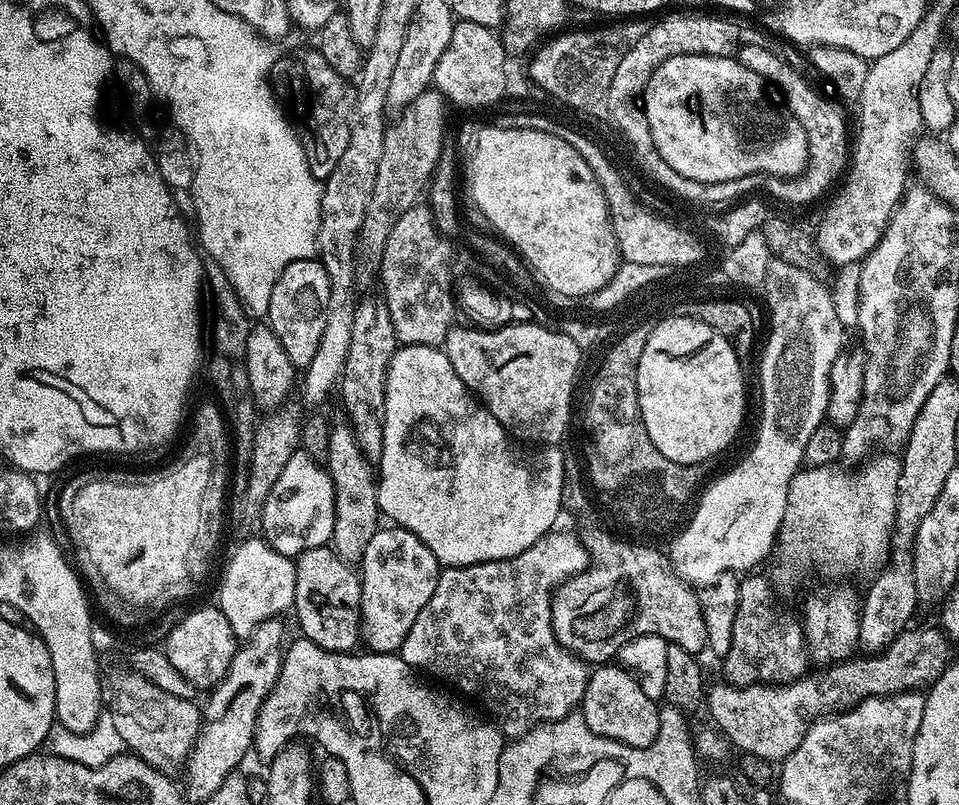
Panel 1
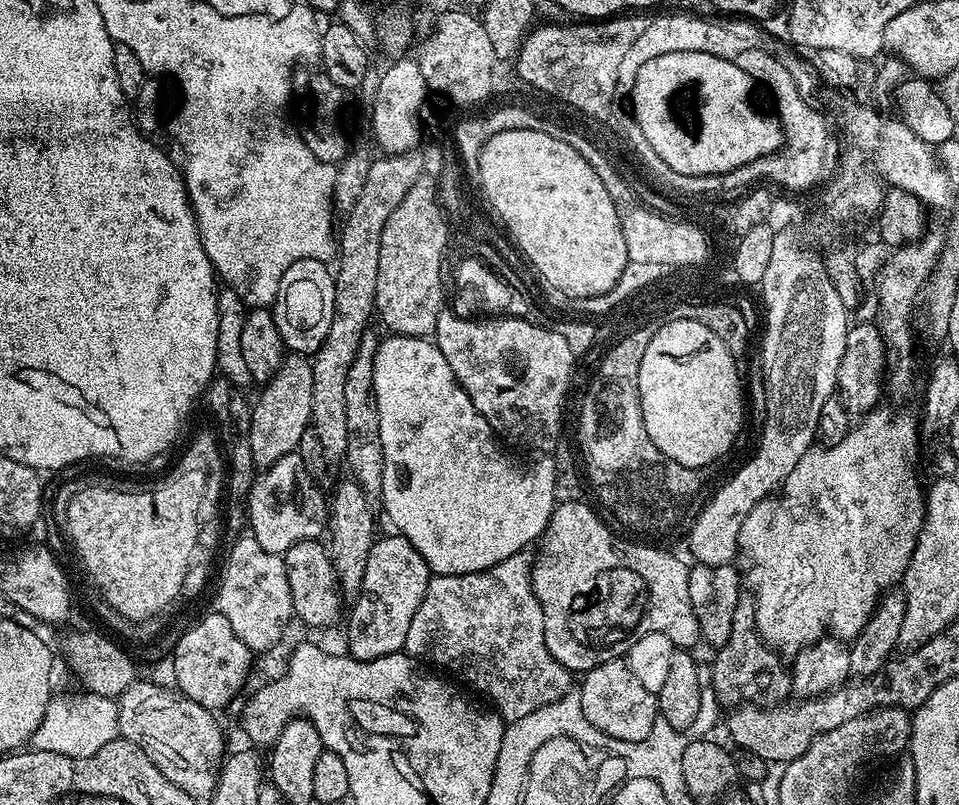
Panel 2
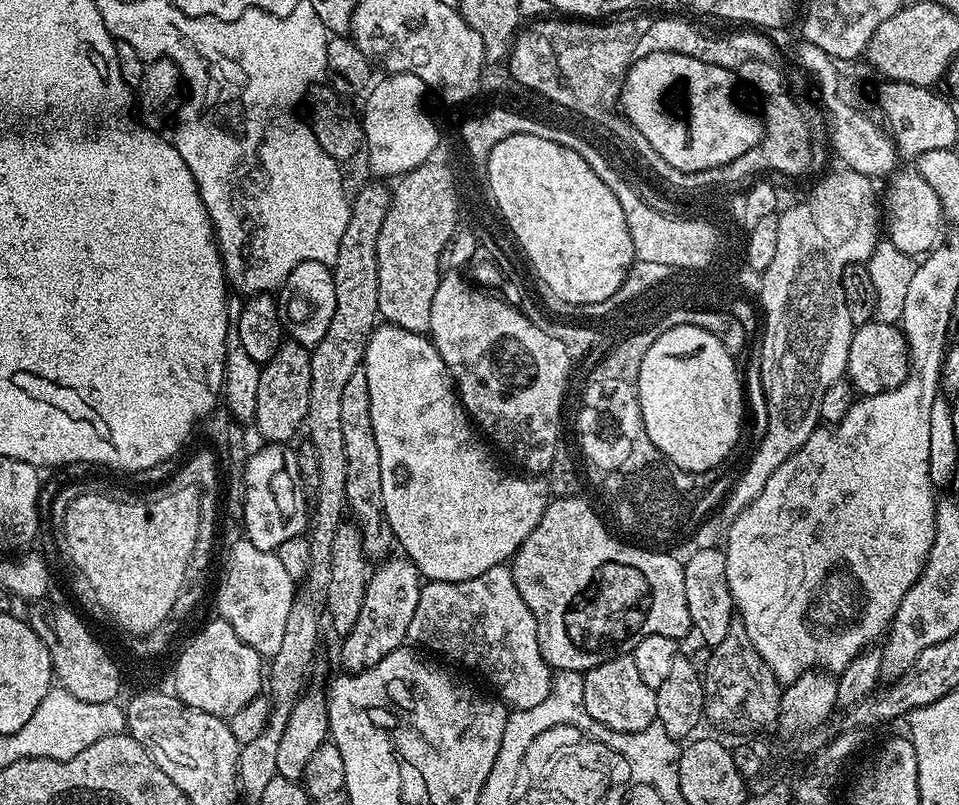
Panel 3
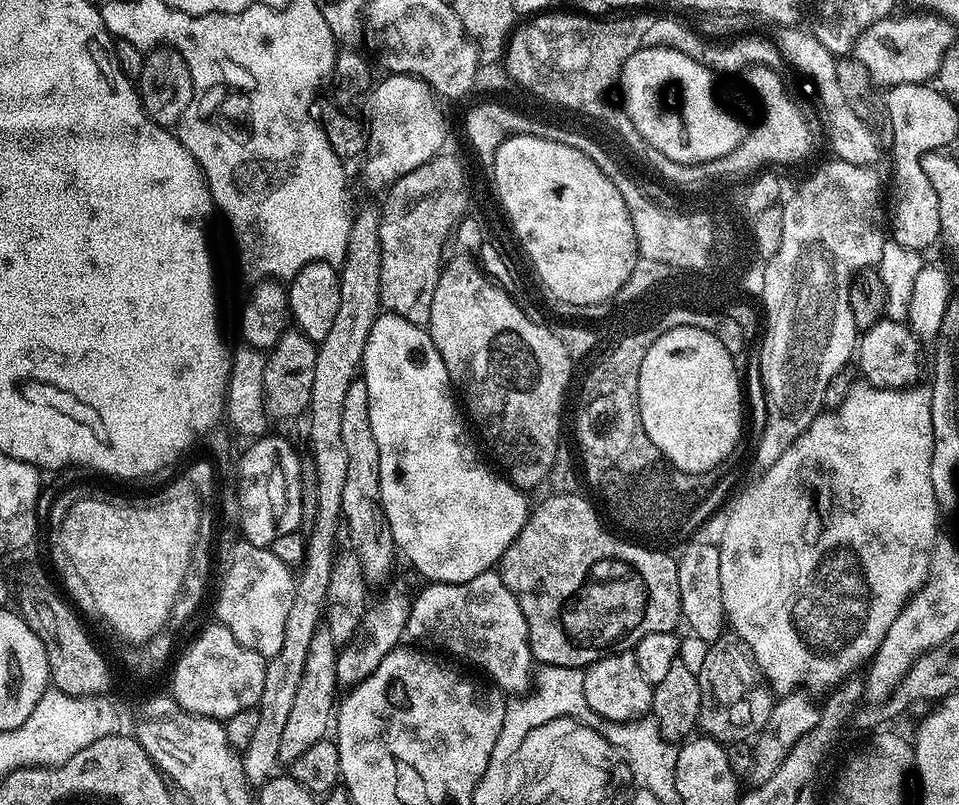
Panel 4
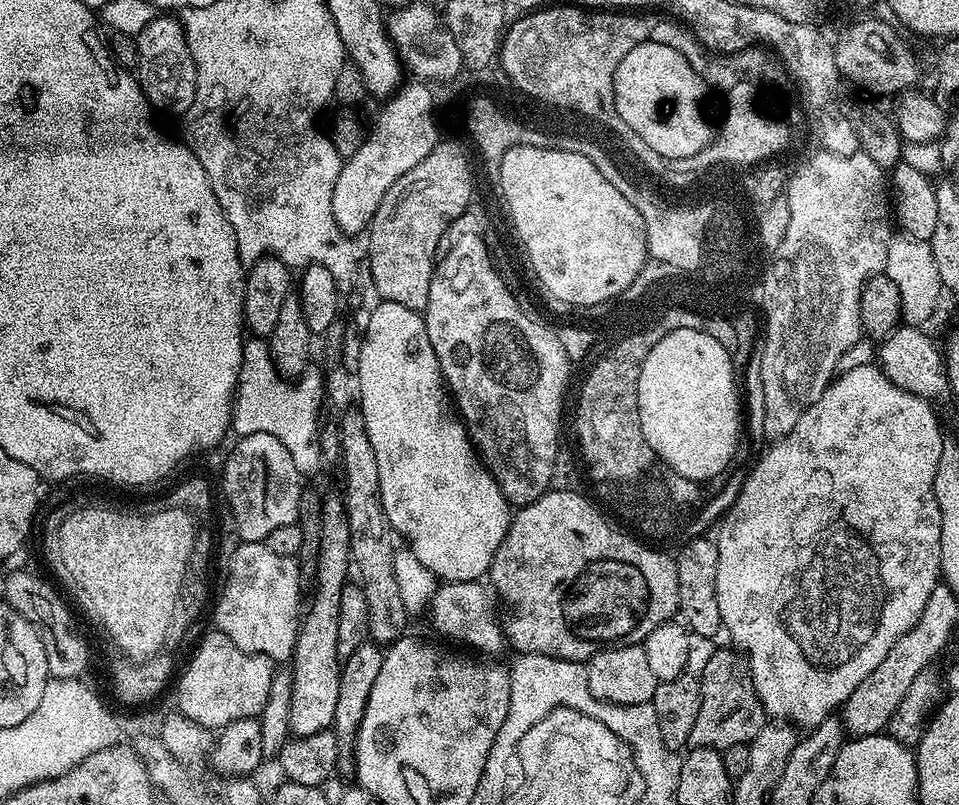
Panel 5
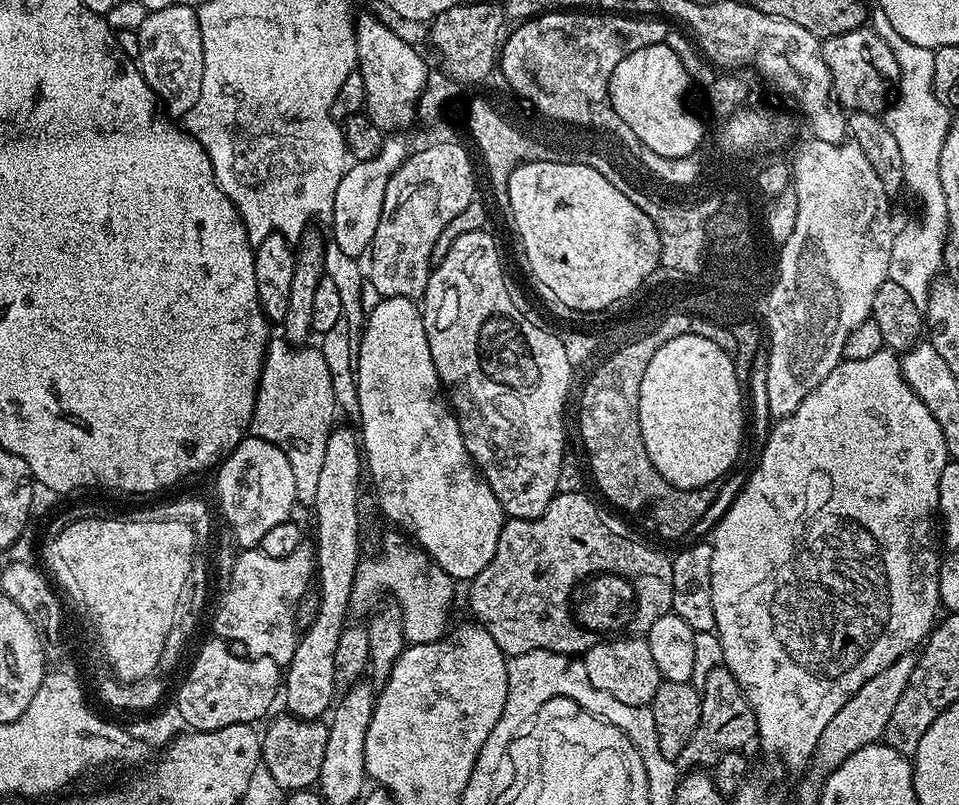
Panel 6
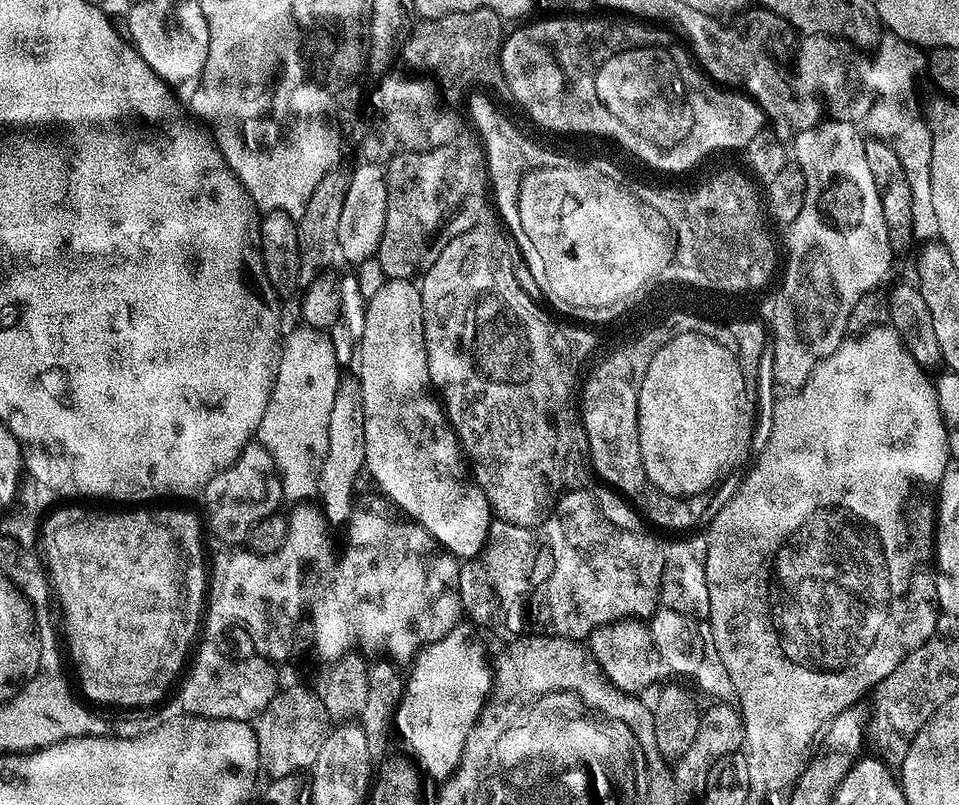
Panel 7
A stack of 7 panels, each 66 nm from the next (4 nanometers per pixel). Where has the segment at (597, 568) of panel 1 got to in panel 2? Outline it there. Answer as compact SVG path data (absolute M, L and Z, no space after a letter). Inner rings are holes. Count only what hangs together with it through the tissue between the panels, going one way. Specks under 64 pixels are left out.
M583 499L565 500L557 503L552 510L548 525L544 527L544 534L538 541L540 557L535 557L532 566L532 589L542 606L544 637L546 638L546 648L550 650L550 654L563 668L567 668L569 673L576 674L577 672L577 674L583 674L589 672L591 668L597 668L599 664L621 659L630 650L630 646L634 646L634 642L638 642L638 638L642 638L646 634L661 632L670 638L670 642L676 645L677 649L695 649L695 644L698 644L700 640L700 627L698 626L698 618L694 618L694 606L690 606L690 586L688 585L688 575L684 573L683 563L671 552L644 551L644 548L629 547L629 542L622 544L620 541L613 539L613 536L608 535L609 525L601 519L597 509L595 512L590 505L584 503Z

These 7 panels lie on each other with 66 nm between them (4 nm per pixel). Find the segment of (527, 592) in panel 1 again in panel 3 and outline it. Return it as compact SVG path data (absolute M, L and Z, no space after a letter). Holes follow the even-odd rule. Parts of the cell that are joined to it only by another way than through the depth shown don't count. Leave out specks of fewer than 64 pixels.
M504 564L462 582L425 583L420 589L418 610L410 618L408 640L481 672L496 687L495 695L512 710L542 702L552 688L554 672L538 650L534 614L514 586L511 567Z

